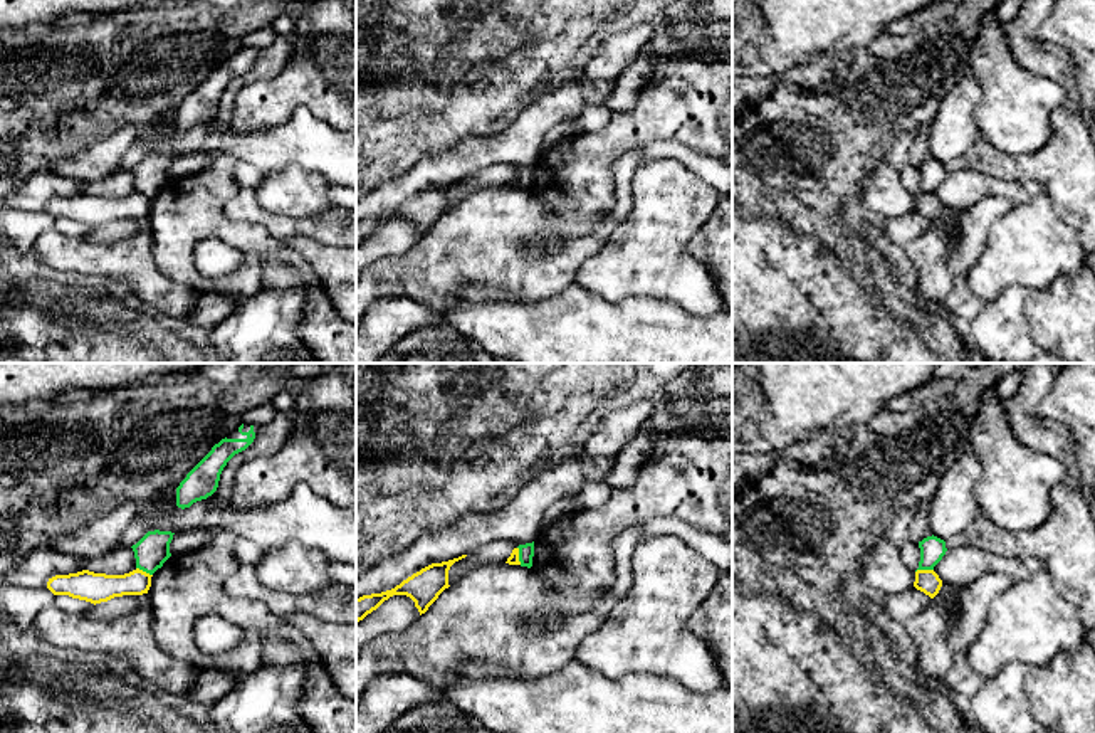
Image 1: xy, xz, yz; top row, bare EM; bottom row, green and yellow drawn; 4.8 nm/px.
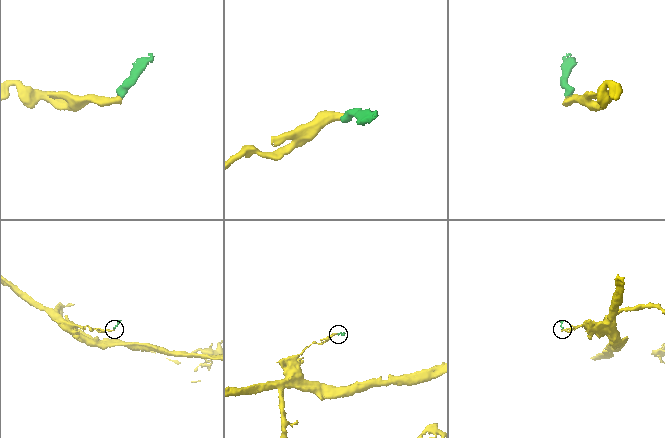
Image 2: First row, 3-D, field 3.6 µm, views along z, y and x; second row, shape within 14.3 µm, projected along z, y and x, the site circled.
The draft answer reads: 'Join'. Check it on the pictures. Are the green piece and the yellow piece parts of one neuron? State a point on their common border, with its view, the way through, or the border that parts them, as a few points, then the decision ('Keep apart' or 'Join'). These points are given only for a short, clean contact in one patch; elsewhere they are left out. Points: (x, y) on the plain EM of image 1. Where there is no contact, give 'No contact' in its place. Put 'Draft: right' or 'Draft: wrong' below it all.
Touches green at yz (924, 192). Boundary: yz (932, 192), (919, 192), (916, 195). Keep apart
Draft: wrong

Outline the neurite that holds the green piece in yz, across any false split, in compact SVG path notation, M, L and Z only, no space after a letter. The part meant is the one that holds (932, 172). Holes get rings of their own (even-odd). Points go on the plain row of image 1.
M927 160L919 165L920 171L920 185L917 193L934 193L934 190L942 183L946 178L946 165L937 160Z

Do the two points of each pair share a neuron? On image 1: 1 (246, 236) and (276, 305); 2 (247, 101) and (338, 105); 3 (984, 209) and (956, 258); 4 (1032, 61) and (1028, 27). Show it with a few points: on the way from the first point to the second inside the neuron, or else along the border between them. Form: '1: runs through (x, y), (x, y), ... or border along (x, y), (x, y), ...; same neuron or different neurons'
1: border along (303, 279), (266, 261), (262, 286), (239, 300); different neurons
2: runs through (269, 101), (277, 98), (316, 98); same neuron
3: runs through (976, 221), (964, 246); same neuron
4: runs through (1028, 52), (1025, 36); same neuron

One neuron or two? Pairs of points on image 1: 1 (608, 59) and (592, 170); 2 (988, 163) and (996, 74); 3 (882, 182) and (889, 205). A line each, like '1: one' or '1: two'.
1: two
2: two
3: one

